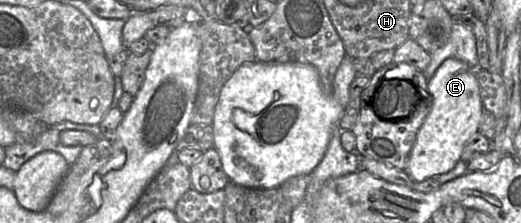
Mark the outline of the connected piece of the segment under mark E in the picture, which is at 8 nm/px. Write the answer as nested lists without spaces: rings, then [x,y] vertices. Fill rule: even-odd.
[[[448,58],[428,81],[432,106],[417,132],[406,172],[414,182],[421,182],[452,170],[460,160],[464,146],[479,131],[483,104],[476,70],[467,63]]]

